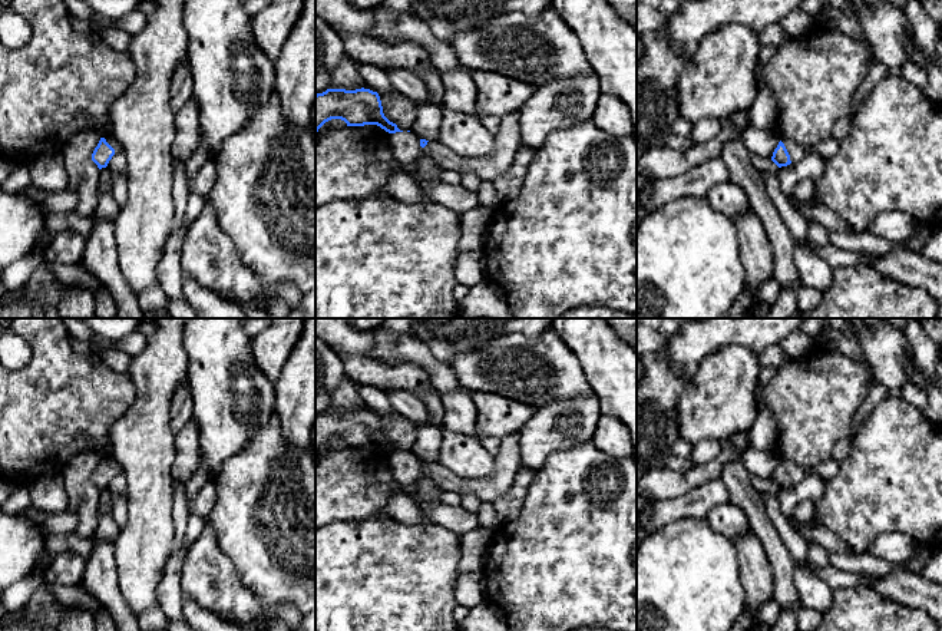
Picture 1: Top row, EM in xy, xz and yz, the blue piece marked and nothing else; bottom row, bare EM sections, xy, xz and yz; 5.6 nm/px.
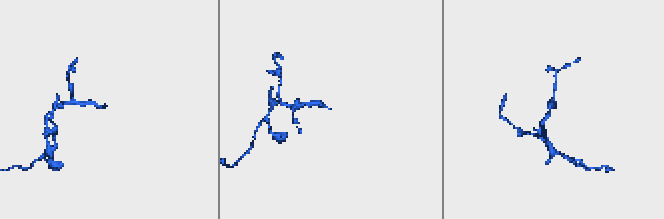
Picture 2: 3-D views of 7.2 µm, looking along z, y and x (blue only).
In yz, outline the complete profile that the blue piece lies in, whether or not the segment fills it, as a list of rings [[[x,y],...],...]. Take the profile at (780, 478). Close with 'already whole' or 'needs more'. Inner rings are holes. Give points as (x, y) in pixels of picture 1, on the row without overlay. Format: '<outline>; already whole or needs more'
[[[781,459],[773,473],[771,482],[779,488],[796,486],[806,476],[806,469],[791,460]]]; needs more

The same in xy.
[[[109,456],[106,460],[100,459],[92,475],[92,482],[99,490],[106,489],[112,478],[119,472],[123,472],[123,468],[112,456]]]; needs more

